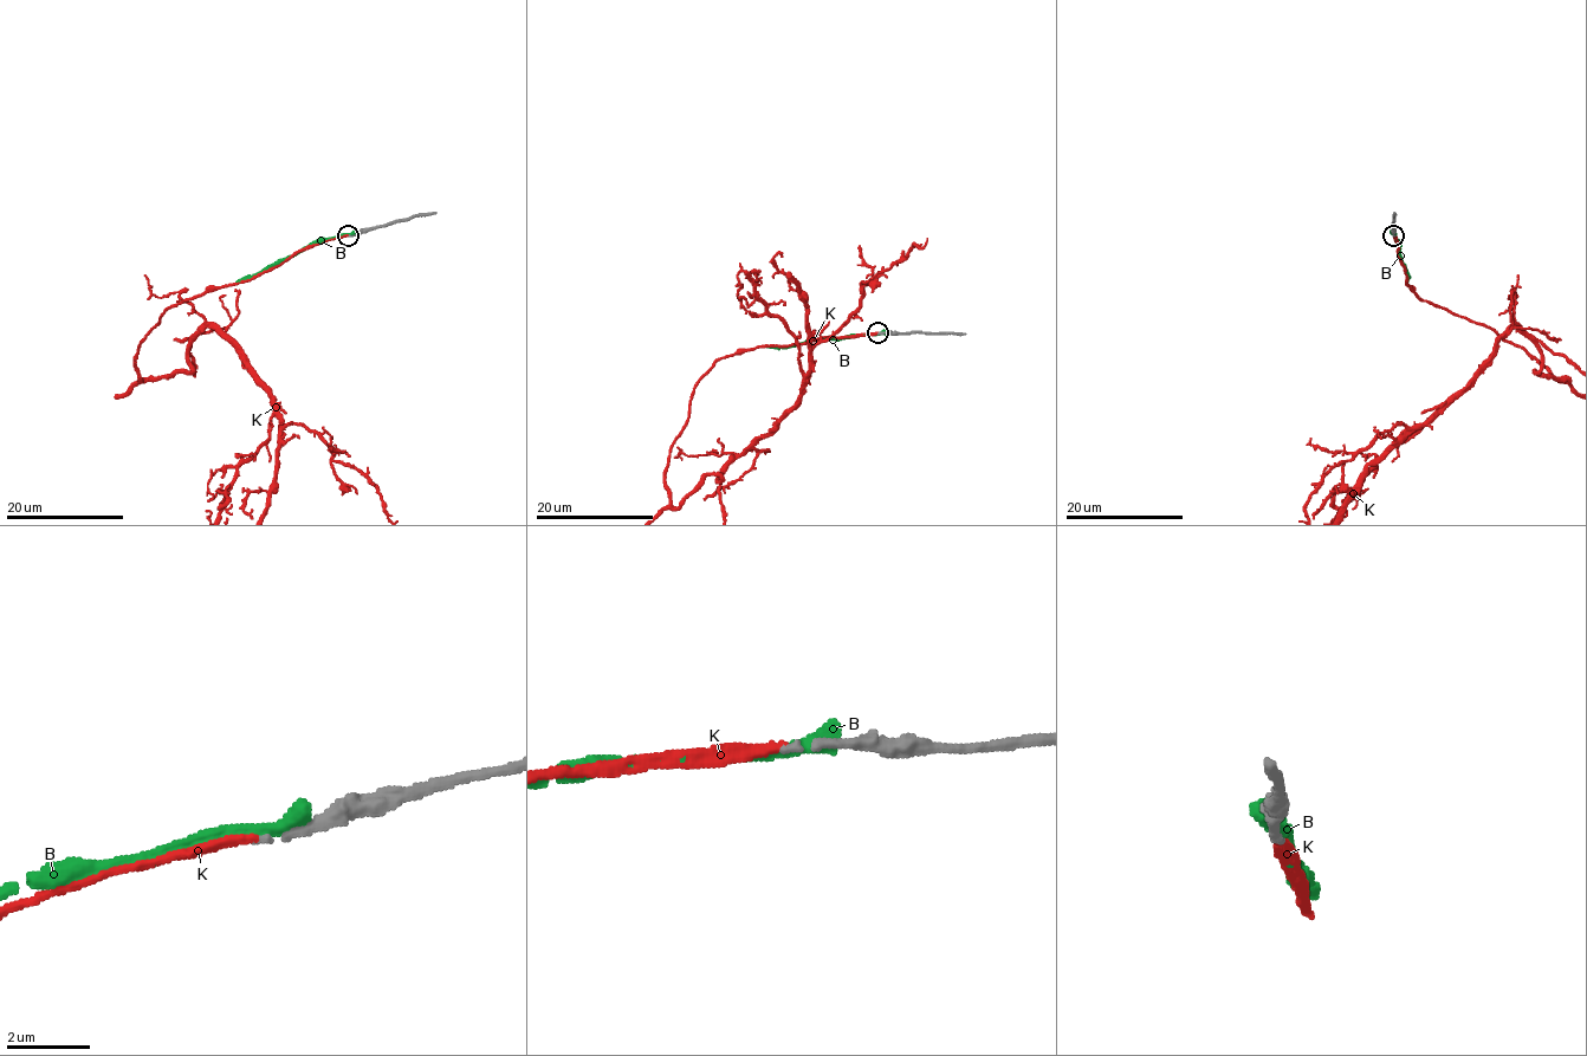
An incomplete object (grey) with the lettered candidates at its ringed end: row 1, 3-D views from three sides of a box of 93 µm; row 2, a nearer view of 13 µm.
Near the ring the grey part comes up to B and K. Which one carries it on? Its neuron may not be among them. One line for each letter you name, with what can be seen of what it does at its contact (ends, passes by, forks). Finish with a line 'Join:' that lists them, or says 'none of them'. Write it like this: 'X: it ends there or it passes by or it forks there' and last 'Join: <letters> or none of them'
K: it ends there
Join: K

